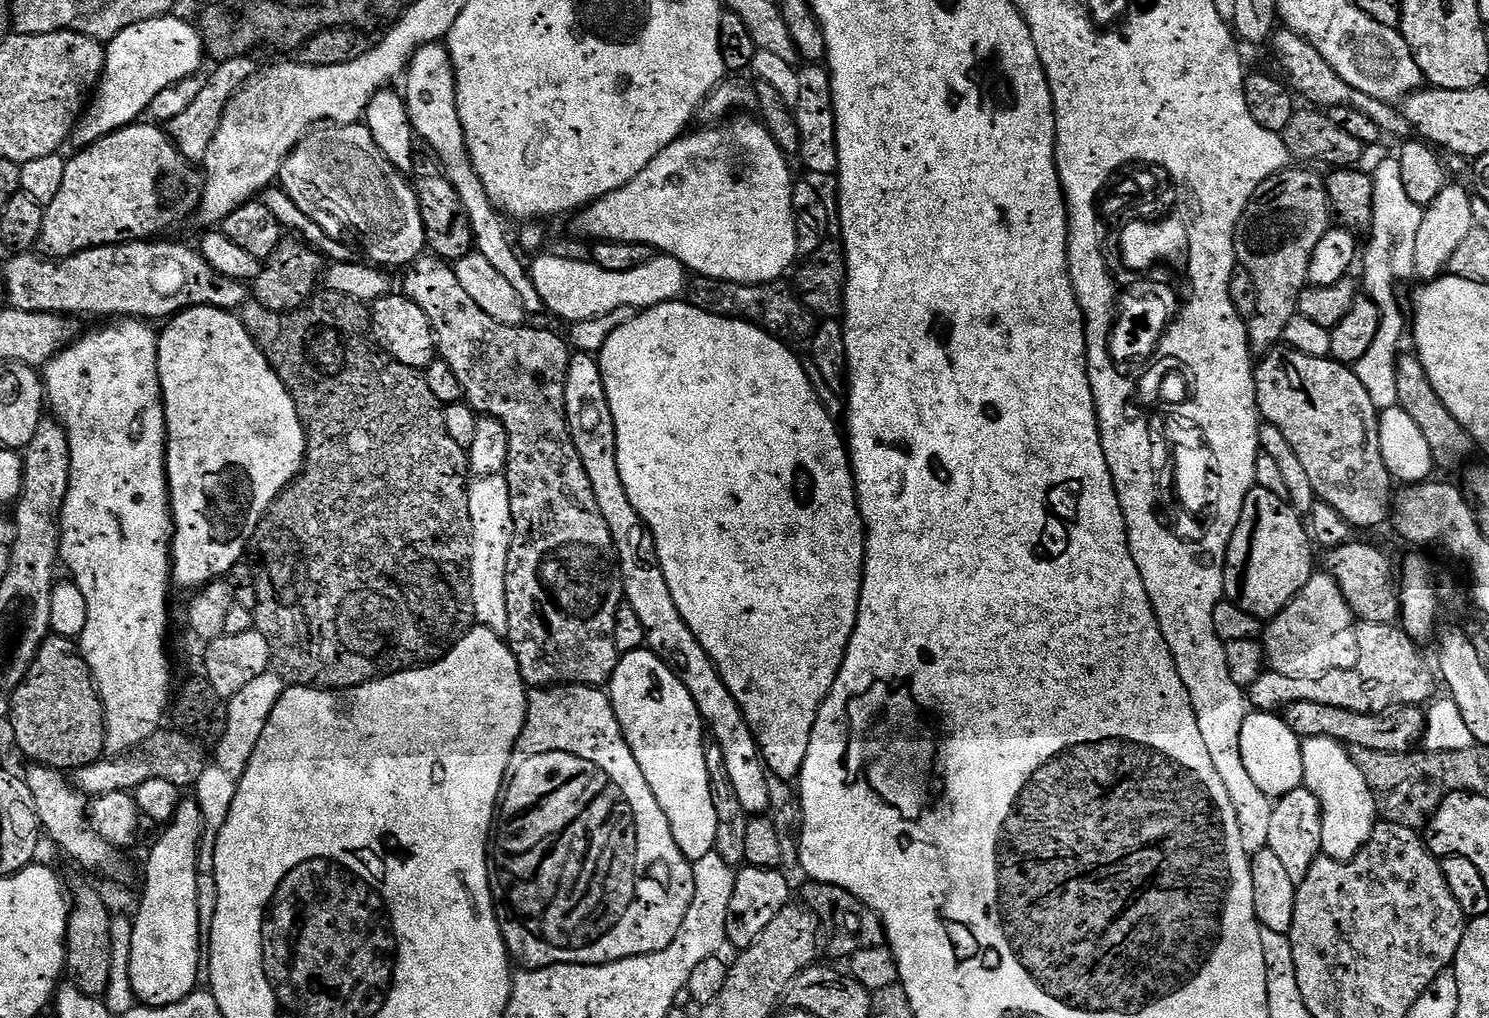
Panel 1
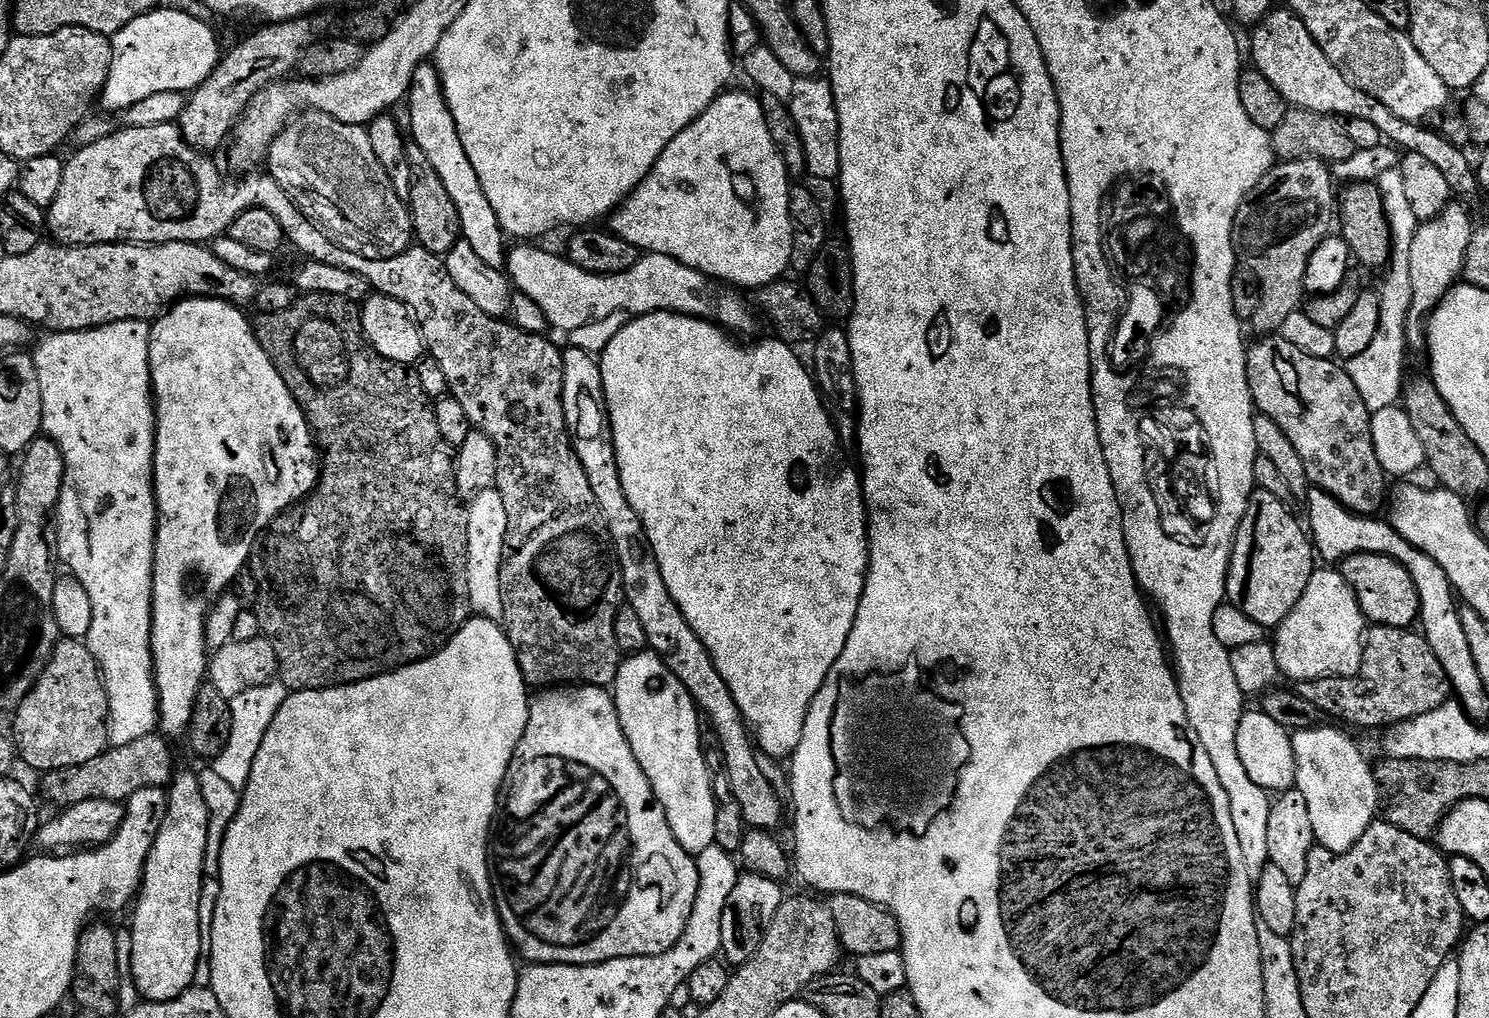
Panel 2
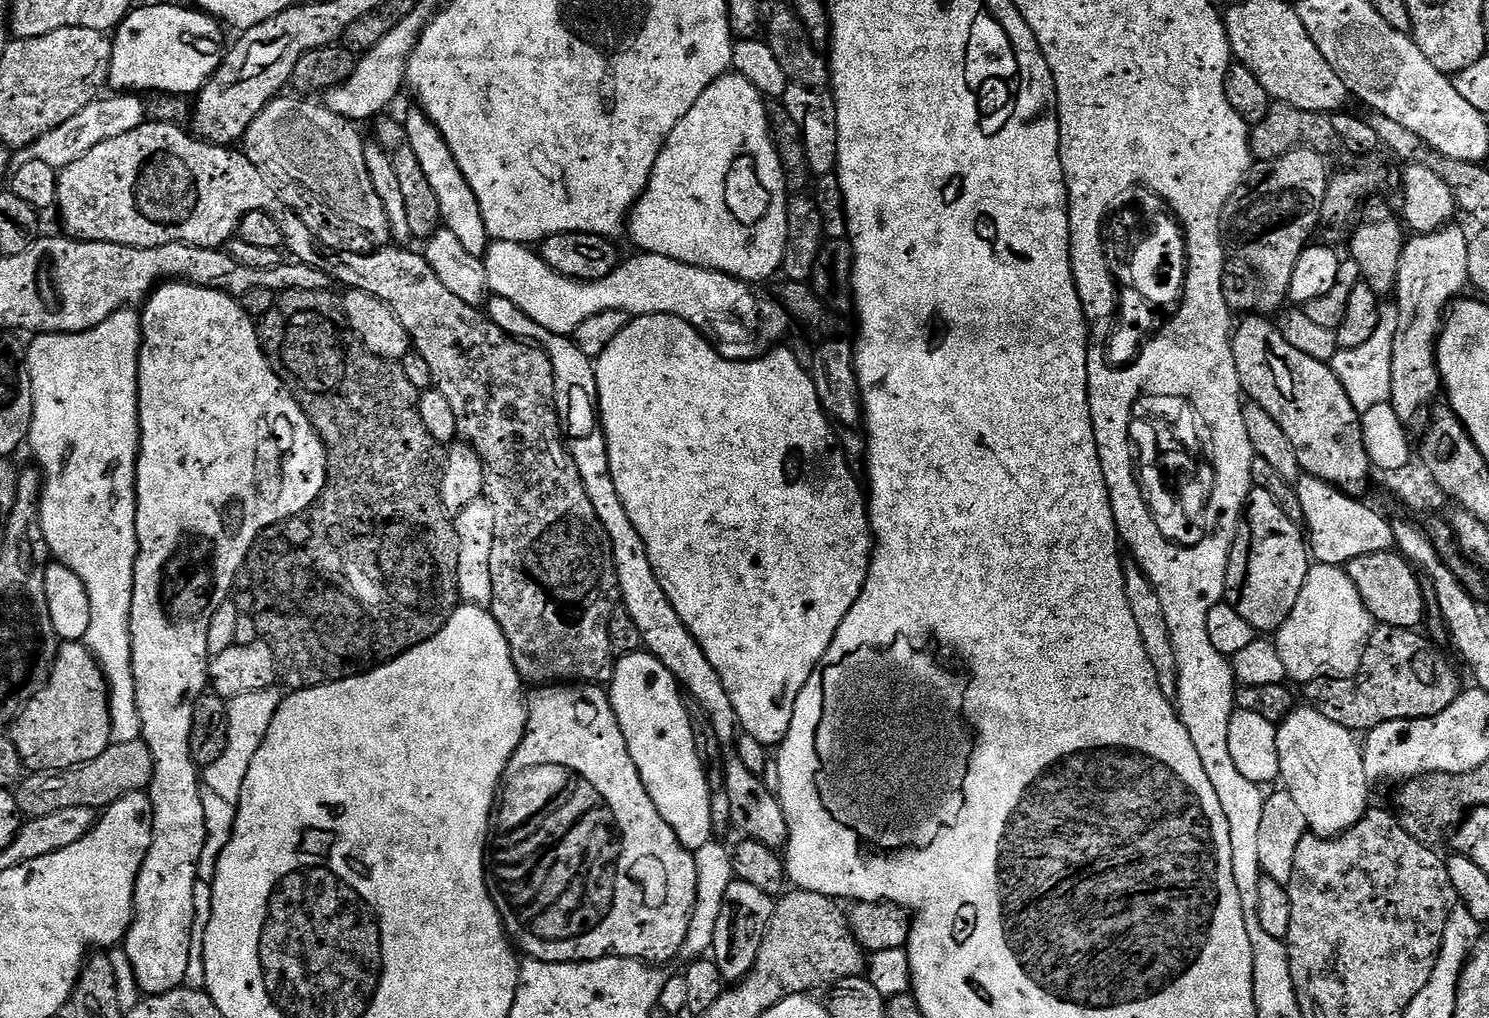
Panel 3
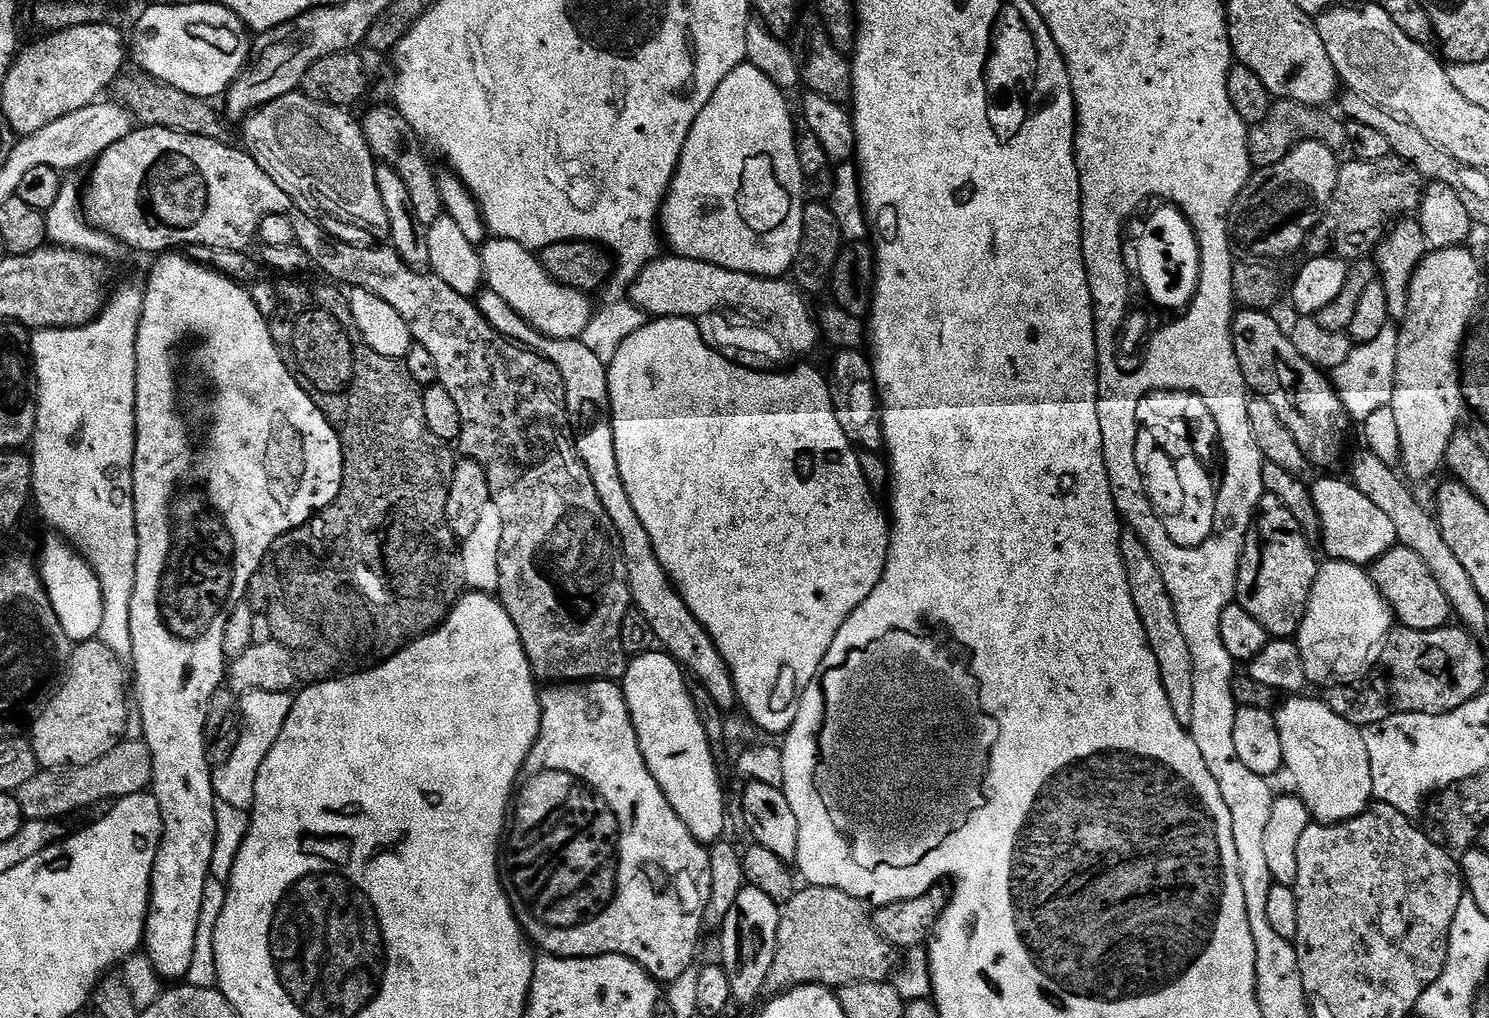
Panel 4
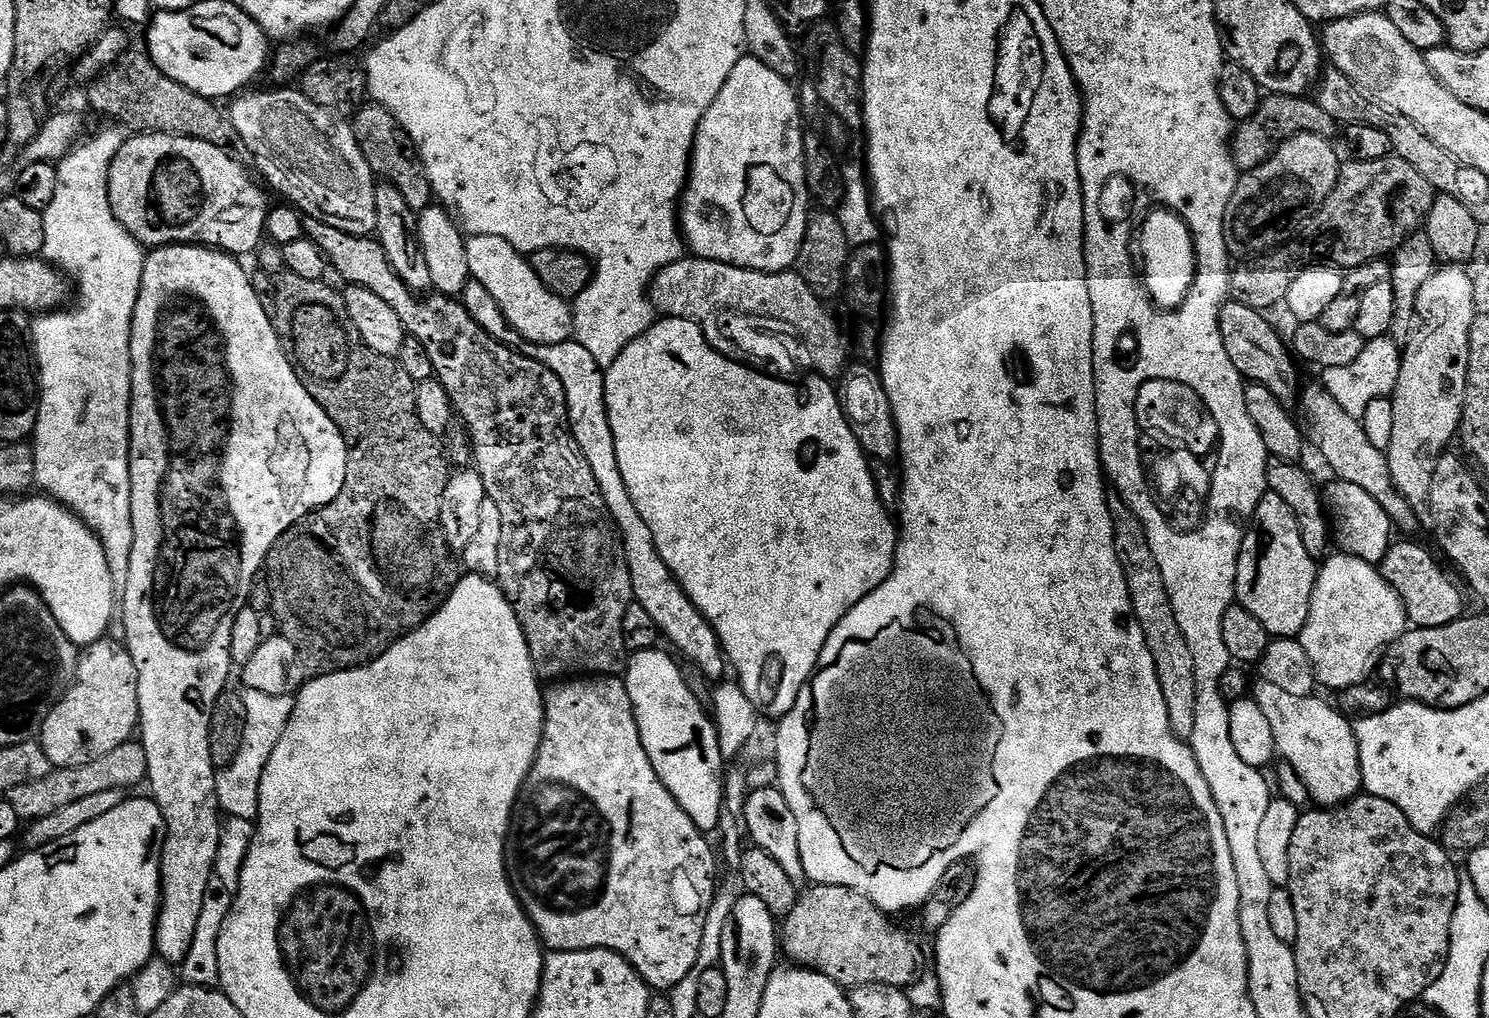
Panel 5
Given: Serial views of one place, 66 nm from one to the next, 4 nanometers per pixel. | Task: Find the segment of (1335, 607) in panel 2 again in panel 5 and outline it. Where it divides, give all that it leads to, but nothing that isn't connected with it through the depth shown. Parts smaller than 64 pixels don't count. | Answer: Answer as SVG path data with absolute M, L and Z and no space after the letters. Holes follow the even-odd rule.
M1332 554L1319 565L1314 594L1310 598L1310 614L1298 639L1314 666L1317 685L1321 689L1343 690L1357 688L1359 684L1365 683L1369 679L1367 676L1379 669L1391 644L1404 635L1408 627L1404 603L1386 582L1377 565L1367 564L1362 558L1354 556Z

